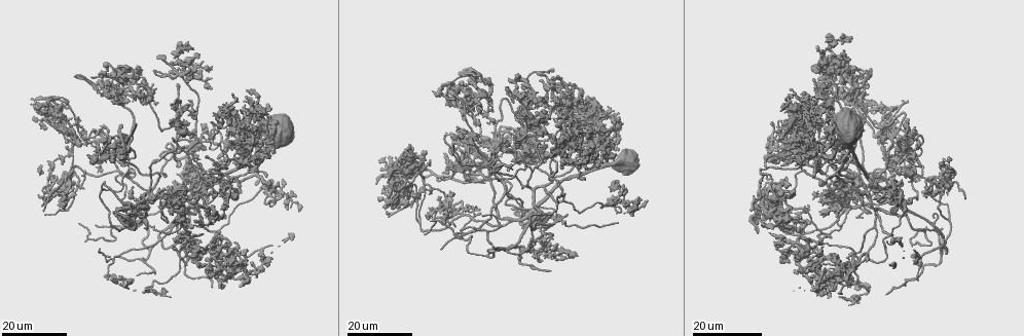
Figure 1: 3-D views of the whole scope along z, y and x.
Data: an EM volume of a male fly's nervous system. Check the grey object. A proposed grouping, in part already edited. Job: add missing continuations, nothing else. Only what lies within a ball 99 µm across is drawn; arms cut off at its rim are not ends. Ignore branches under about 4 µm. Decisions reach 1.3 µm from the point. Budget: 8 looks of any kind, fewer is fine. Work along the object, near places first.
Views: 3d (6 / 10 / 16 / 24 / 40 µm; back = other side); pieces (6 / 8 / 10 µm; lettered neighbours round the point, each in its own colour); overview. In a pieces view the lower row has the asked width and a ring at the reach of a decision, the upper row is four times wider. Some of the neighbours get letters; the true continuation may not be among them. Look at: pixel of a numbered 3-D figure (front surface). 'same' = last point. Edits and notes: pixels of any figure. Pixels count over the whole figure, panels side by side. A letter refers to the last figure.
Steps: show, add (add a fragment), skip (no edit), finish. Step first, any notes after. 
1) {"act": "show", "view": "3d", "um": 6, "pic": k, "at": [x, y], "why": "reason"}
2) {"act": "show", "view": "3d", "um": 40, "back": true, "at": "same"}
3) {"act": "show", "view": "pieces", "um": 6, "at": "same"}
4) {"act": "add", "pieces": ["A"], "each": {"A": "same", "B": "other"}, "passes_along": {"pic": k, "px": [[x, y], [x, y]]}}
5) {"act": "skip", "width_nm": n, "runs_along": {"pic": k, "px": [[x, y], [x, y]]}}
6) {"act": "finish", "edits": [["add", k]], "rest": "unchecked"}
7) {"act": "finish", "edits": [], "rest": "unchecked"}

{"act": "show", "view": "3d", "um": 16, "pic": 1, "at": [768, 208], "why": "an open end"}

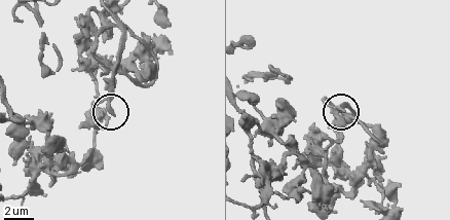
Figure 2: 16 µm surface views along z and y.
{"act": "show", "view": "pieces", "um": 6, "pic": 2, "at": [114, 115]}

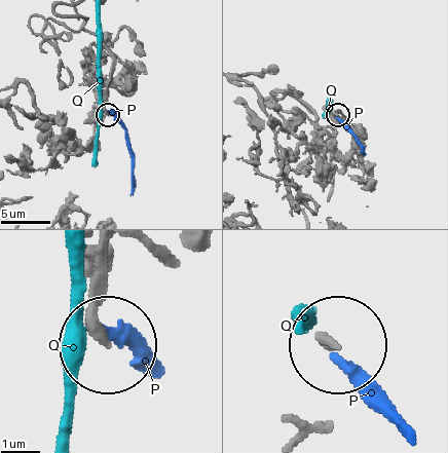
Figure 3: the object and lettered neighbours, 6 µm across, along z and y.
{"act": "skip", "each": {"P": "other", "Q": "other"}, "runs_along": {"pic": 3, "px": [[103, 253], [92, 292], [100, 338]]}, "found": "no lettered fragment goes on from it"}

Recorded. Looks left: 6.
{"act": "show", "view": "3d", "um": 16, "pic": 1, "at": [903, 172], "why": "long arm stops here"}

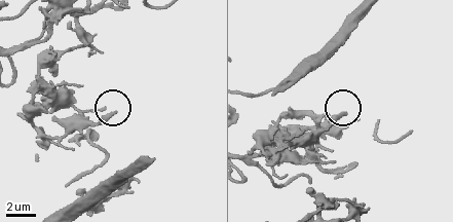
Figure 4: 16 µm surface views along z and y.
{"act": "show", "view": "pieces", "um": 6, "pic": 4, "at": [113, 114]}

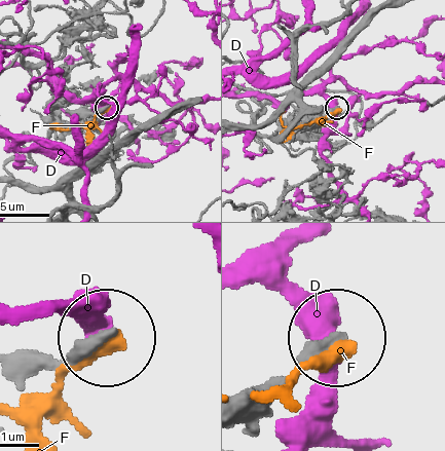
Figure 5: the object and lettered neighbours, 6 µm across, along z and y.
{"act": "skip", "each": {"D": "other", "F": "other"}, "found": "no lettered fragment goes on from it"}

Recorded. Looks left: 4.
{"act": "show", "view": "3d", "um": 24, "pic": 1, "at": [866, 87], "why": "an open end"}

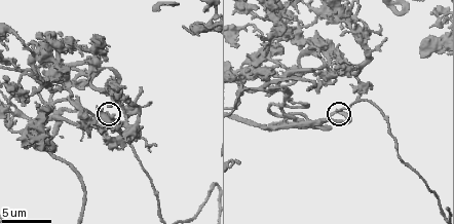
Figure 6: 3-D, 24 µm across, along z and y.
{"act": "show", "view": "3d", "um": 10, "pic": 6, "at": [338, 110]}

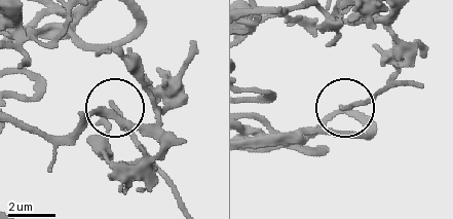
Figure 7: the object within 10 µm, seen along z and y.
{"act": "show", "view": "pieces", "um": 6, "pic": 7, "at": [341, 107], "why": "see the neighbours"}

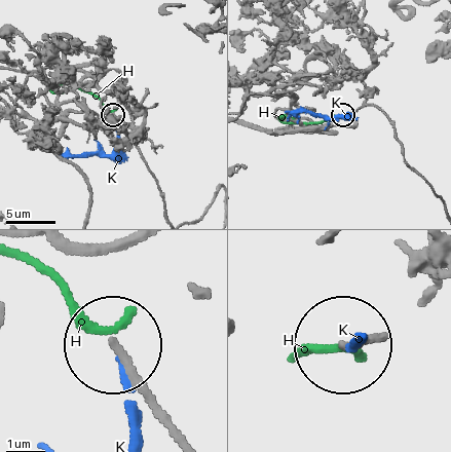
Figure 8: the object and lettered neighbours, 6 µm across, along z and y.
{"act": "skip", "each": {"H": "other", "K": "other"}, "runs_along": {"pic": 8, "px": [[187, 438], [111, 343]]}, "found": "none of them fits"}

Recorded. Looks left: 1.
{"act": "finish", "edits": [], "rest": "unchecked"}

